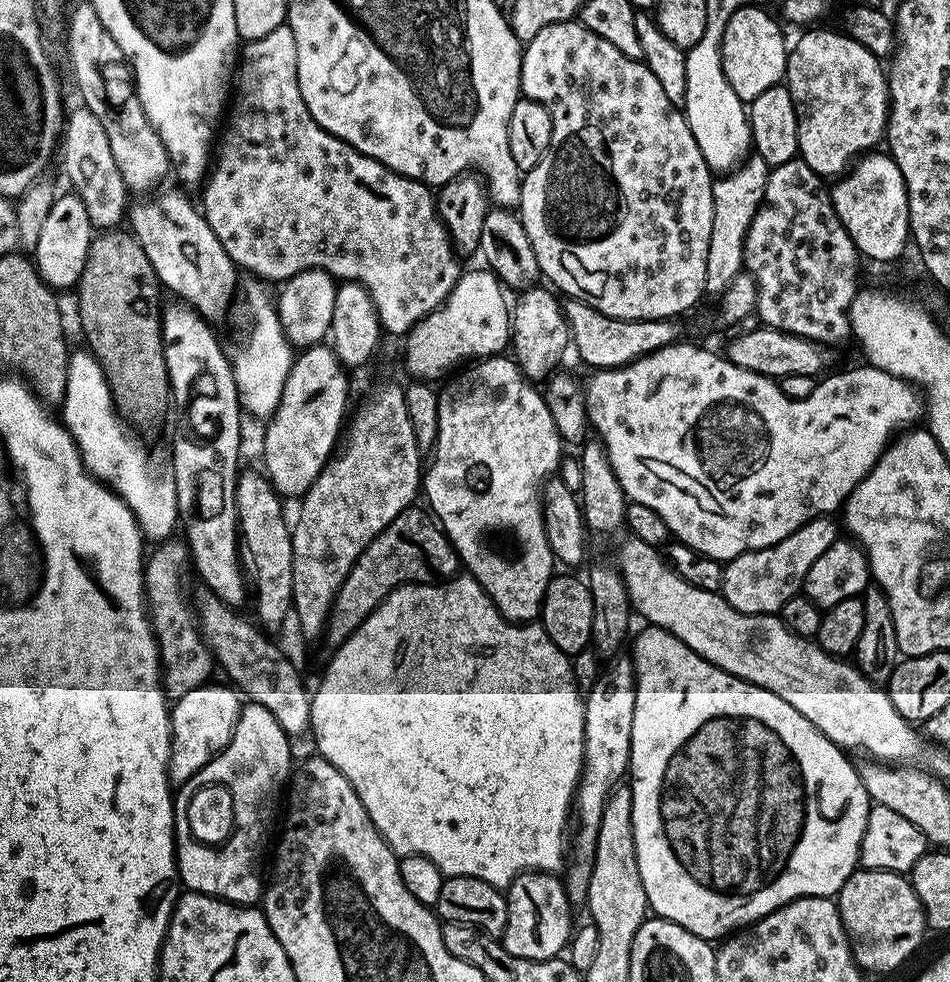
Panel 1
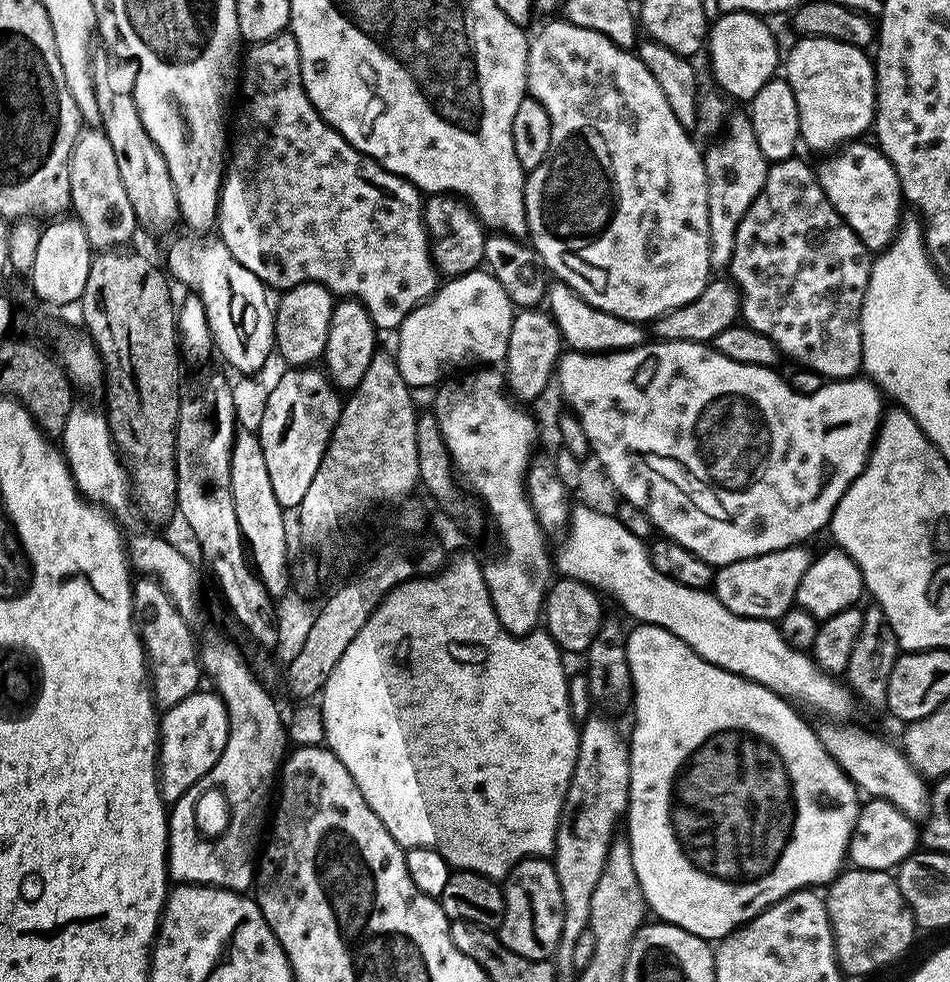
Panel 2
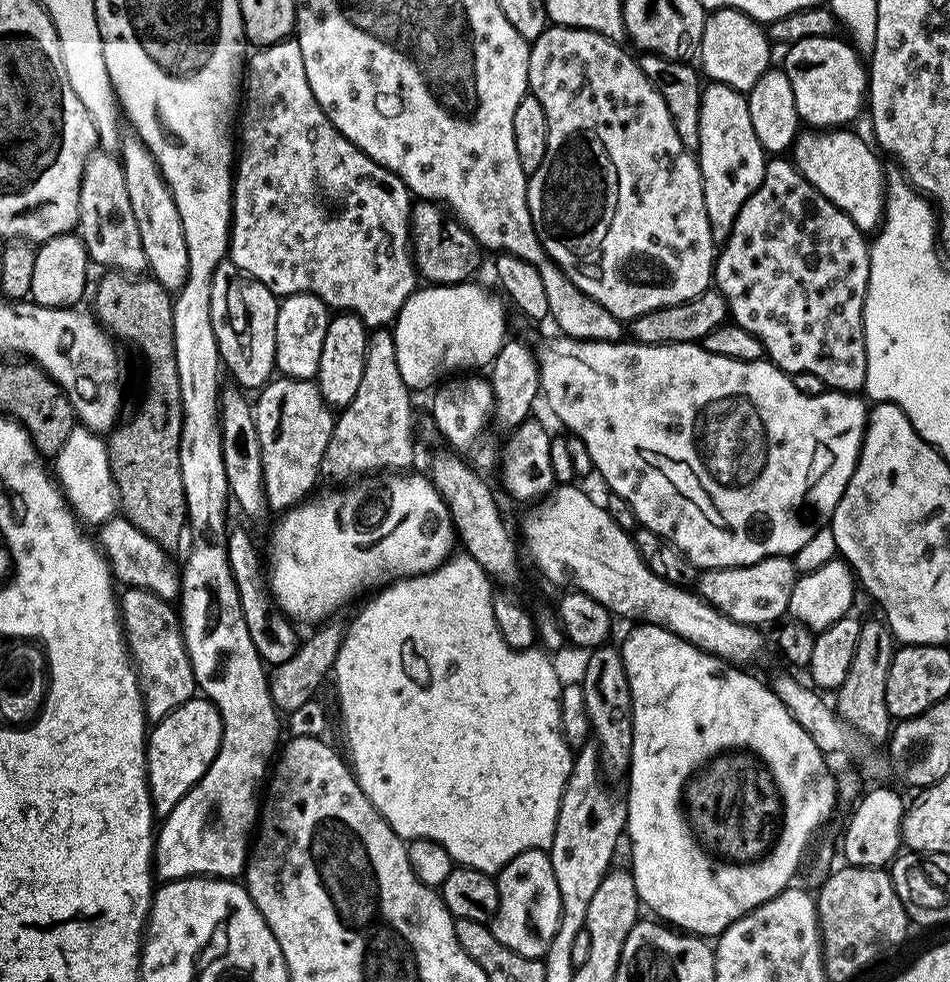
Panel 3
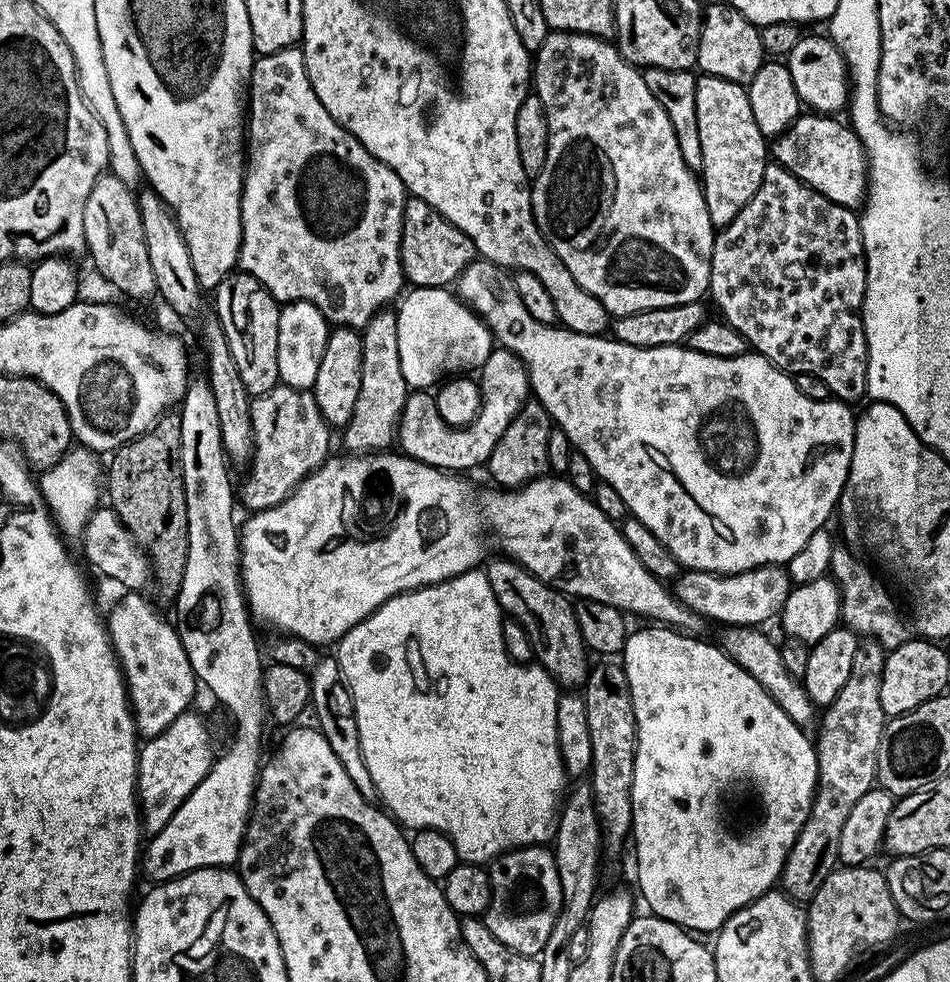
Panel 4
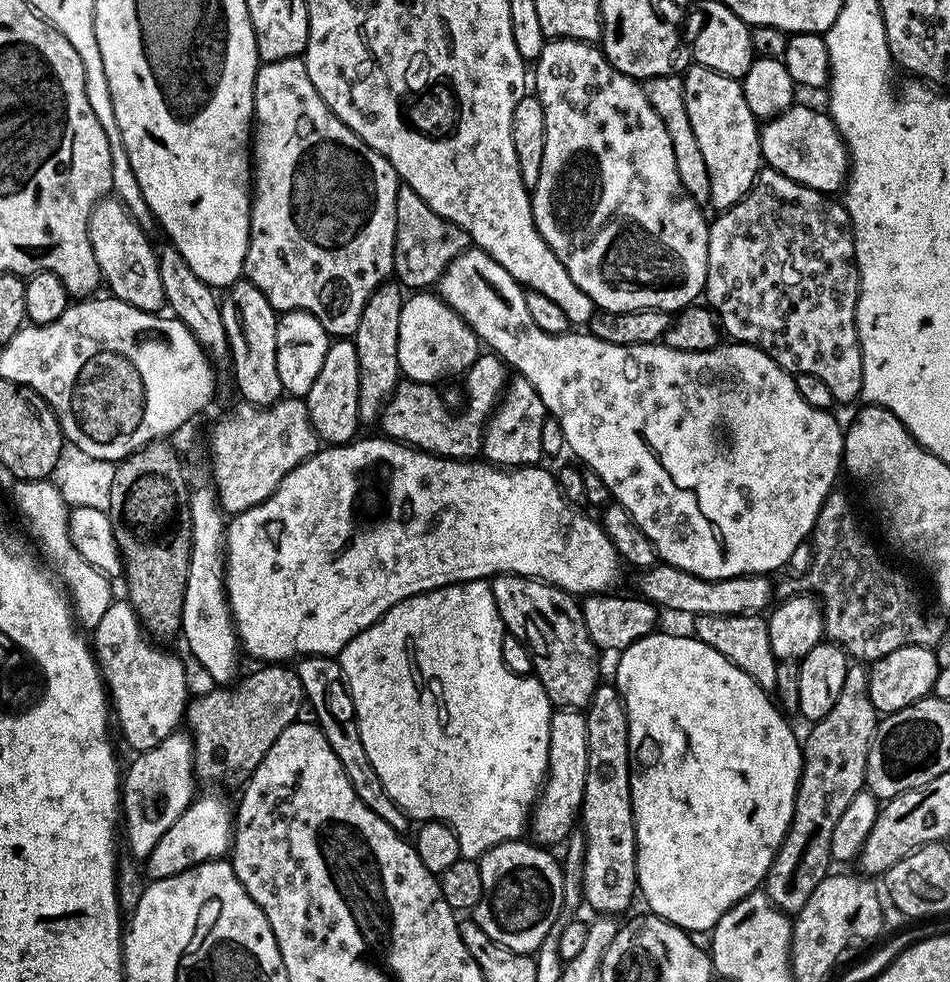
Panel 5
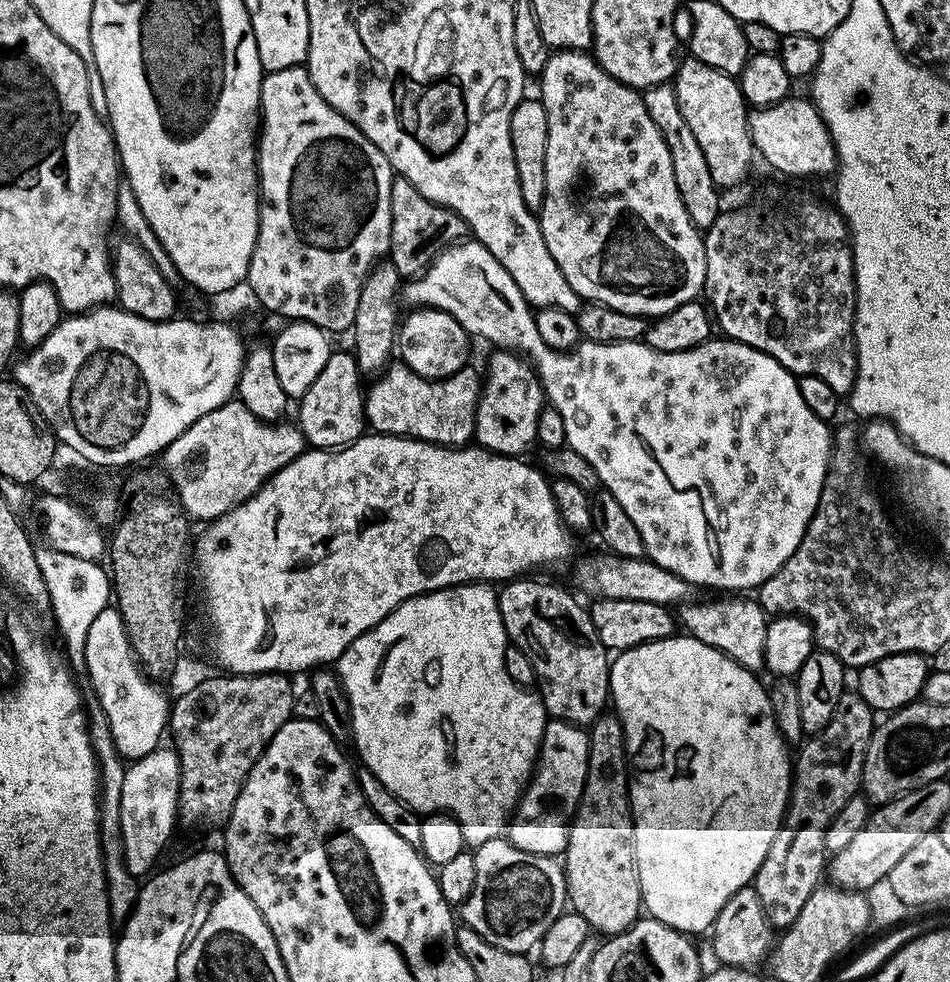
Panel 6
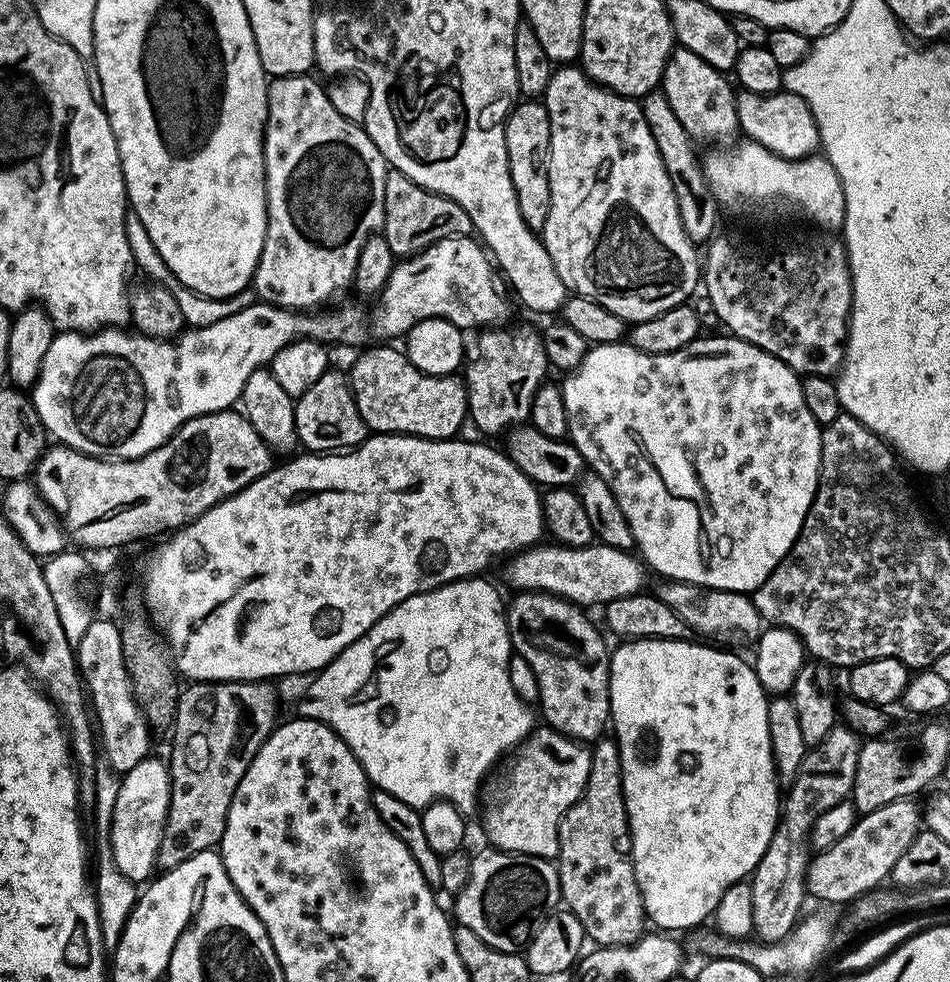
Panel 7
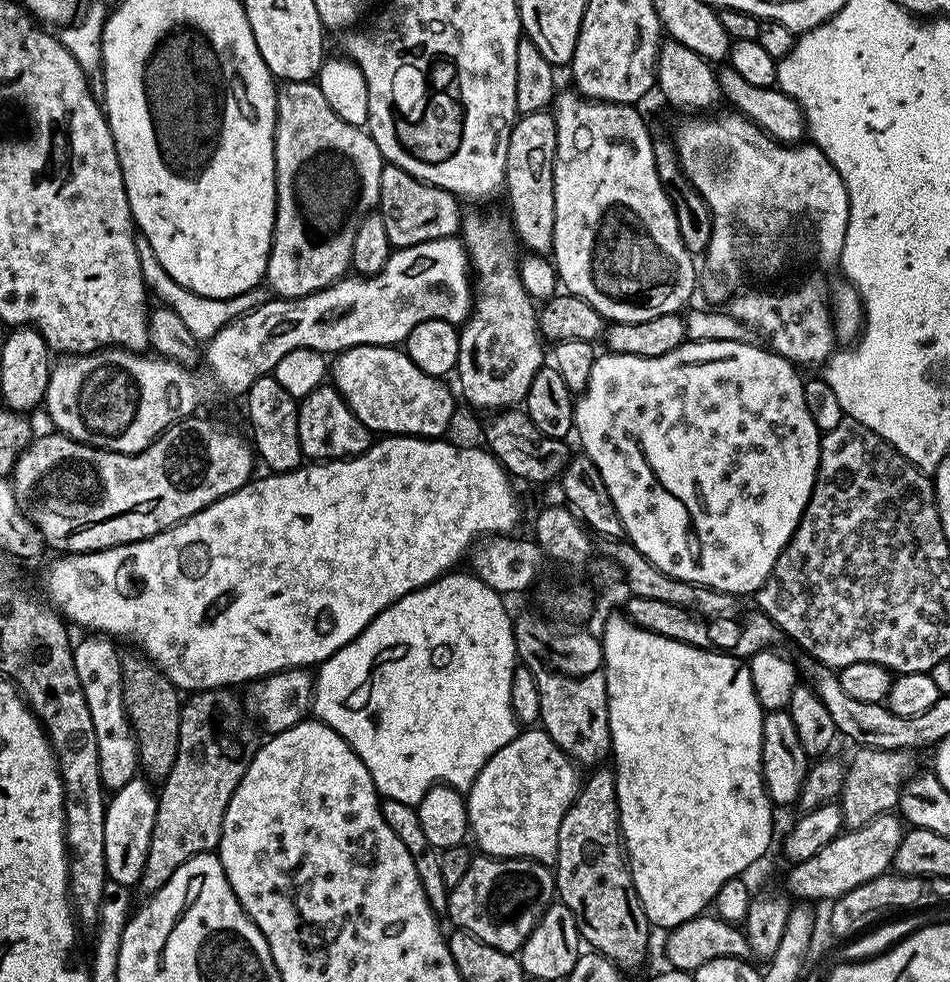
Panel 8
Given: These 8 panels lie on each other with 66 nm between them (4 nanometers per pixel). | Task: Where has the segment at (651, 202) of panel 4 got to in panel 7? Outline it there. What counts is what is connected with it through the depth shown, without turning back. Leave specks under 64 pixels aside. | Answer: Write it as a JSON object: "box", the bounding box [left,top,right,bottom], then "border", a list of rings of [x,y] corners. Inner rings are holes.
{"box":[542,66,702,322],"border":[[[560,66],[553,71],[550,82],[546,86],[542,103],[550,114],[550,158],[548,173],[550,174],[550,214],[546,214],[546,222],[542,229],[544,249],[554,262],[554,270],[558,270],[558,278],[562,278],[564,287],[577,296],[585,296],[618,314],[625,322],[649,320],[674,306],[685,303],[702,280],[702,260],[696,252],[697,245],[686,238],[686,230],[682,230],[682,218],[678,214],[678,202],[674,194],[674,186],[670,186],[670,174],[666,174],[666,166],[662,162],[662,154],[658,154],[658,146],[654,143],[654,134],[650,134],[650,126],[646,126],[643,107],[635,99],[620,96],[608,87],[596,84],[580,66]]]}

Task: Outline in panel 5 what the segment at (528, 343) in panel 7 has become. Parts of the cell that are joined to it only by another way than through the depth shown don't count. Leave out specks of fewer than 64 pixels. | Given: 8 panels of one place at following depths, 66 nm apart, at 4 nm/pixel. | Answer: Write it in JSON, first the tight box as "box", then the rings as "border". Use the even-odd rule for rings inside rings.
{"box":[483,375,545,470],"border":[[[513,375],[504,389],[499,404],[496,405],[495,412],[484,425],[483,459],[505,470],[539,465],[544,456],[542,426],[545,417],[544,403],[542,398],[538,398],[538,390],[530,386],[525,376]]]}

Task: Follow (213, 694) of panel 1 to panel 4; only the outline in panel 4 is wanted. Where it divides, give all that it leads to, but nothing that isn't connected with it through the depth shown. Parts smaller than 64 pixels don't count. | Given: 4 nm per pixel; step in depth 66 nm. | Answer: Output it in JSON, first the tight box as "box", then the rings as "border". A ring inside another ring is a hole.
{"box":[134,710,214,837],"border":[[[195,710],[183,712],[162,734],[147,737],[144,749],[139,749],[134,760],[134,796],[138,801],[142,828],[149,837],[157,836],[174,818],[178,806],[206,778],[212,769],[214,751],[208,724]]]}

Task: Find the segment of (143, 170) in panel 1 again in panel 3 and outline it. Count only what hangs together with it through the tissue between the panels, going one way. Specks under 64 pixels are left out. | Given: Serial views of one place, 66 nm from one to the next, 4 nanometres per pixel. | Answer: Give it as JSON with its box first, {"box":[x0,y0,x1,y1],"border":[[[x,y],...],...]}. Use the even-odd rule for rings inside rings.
{"box":[118,134,188,294],"border":[[[134,134],[121,139],[118,159],[126,178],[126,194],[130,194],[130,206],[134,209],[134,222],[138,222],[142,250],[146,250],[148,272],[151,279],[157,280],[169,294],[175,294],[188,281],[188,247],[172,191],[168,189],[150,150],[146,150],[144,143]]]}

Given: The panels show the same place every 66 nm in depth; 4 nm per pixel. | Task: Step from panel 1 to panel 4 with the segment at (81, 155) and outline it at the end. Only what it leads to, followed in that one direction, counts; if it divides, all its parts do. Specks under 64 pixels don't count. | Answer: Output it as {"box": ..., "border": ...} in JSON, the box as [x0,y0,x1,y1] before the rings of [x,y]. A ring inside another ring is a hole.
{"box":[84,174,157,300],"border":[[[111,174],[98,177],[94,190],[90,190],[90,198],[86,198],[84,246],[86,256],[92,259],[92,264],[100,271],[101,278],[109,280],[118,291],[132,300],[144,300],[147,296],[157,295],[154,269],[150,266],[150,254],[146,251],[146,234],[142,234],[142,218],[136,205],[136,196],[133,189],[122,186],[122,182],[118,182],[118,178]]]}

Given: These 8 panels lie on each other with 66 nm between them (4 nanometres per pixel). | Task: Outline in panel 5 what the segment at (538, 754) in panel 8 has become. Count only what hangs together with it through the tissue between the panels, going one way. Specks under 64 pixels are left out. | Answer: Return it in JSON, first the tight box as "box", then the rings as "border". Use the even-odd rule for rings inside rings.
{"box":[530,708,586,846],"border":[[[556,708],[552,714],[548,775],[530,809],[530,836],[541,846],[563,845],[573,835],[572,823],[577,823],[580,803],[584,800],[586,786],[586,715],[575,708]]]}

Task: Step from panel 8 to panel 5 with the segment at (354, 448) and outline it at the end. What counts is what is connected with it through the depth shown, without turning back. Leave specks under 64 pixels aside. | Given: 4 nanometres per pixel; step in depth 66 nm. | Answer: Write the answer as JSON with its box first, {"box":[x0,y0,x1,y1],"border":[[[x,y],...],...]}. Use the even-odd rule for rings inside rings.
{"box":[306,338,362,446],"border":[[[336,338],[329,343],[322,370],[318,370],[314,386],[310,386],[306,403],[310,422],[321,441],[332,446],[347,444],[357,435],[356,427],[362,424],[358,414],[358,350],[351,339]]]}

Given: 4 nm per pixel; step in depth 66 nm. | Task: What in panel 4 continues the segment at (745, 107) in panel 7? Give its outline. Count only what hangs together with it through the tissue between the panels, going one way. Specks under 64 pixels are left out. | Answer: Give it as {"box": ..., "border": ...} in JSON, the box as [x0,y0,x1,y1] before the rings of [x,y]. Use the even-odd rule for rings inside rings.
{"box":[770,114,868,210],"border":[[[801,114],[781,136],[775,137],[770,156],[775,163],[809,184],[826,198],[856,210],[863,205],[868,191],[868,155],[858,134],[832,114]]]}

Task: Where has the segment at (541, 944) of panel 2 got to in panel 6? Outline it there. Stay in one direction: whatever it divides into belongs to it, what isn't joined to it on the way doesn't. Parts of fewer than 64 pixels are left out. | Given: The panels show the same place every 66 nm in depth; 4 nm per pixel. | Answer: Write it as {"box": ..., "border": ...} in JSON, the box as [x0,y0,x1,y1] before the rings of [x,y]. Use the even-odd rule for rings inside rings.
{"box":[458,838,568,953],"border":[[[497,838],[490,842],[475,845],[474,855],[474,890],[470,890],[470,898],[459,905],[458,916],[470,930],[478,930],[486,942],[511,952],[531,953],[539,945],[540,939],[554,926],[554,922],[565,911],[568,898],[568,887],[564,881],[564,865],[557,857],[530,854],[526,850],[518,850],[506,838]]]}

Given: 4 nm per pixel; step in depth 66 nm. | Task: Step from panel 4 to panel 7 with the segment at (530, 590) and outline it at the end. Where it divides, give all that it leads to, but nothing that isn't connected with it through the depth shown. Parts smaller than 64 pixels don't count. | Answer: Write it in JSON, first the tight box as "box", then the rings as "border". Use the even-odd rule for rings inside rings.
{"box":[506,590,610,742],"border":[[[520,590],[506,604],[508,618],[508,636],[512,639],[515,655],[526,658],[530,662],[530,670],[534,670],[534,678],[538,678],[538,712],[544,715],[543,723],[549,728],[558,730],[577,742],[595,742],[605,735],[610,724],[610,698],[608,697],[608,661],[609,645],[604,645],[600,637],[601,629],[588,621],[583,607],[571,600],[562,600],[549,592],[530,592]]]}

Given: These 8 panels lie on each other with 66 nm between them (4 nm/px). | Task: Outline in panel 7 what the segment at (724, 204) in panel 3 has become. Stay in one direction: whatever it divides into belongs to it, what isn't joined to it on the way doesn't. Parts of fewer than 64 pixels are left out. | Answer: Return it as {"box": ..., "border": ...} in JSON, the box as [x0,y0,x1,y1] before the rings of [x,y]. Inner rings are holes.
{"box":[662,46,740,141],"border":[[[679,46],[672,50],[665,66],[662,90],[666,94],[666,102],[670,102],[670,110],[674,110],[678,122],[682,122],[693,141],[731,141],[731,136],[737,135],[740,123],[736,109],[736,92],[730,80],[728,85],[727,79],[729,80],[729,77],[710,66],[710,62],[698,58],[694,50],[686,50]]]}

